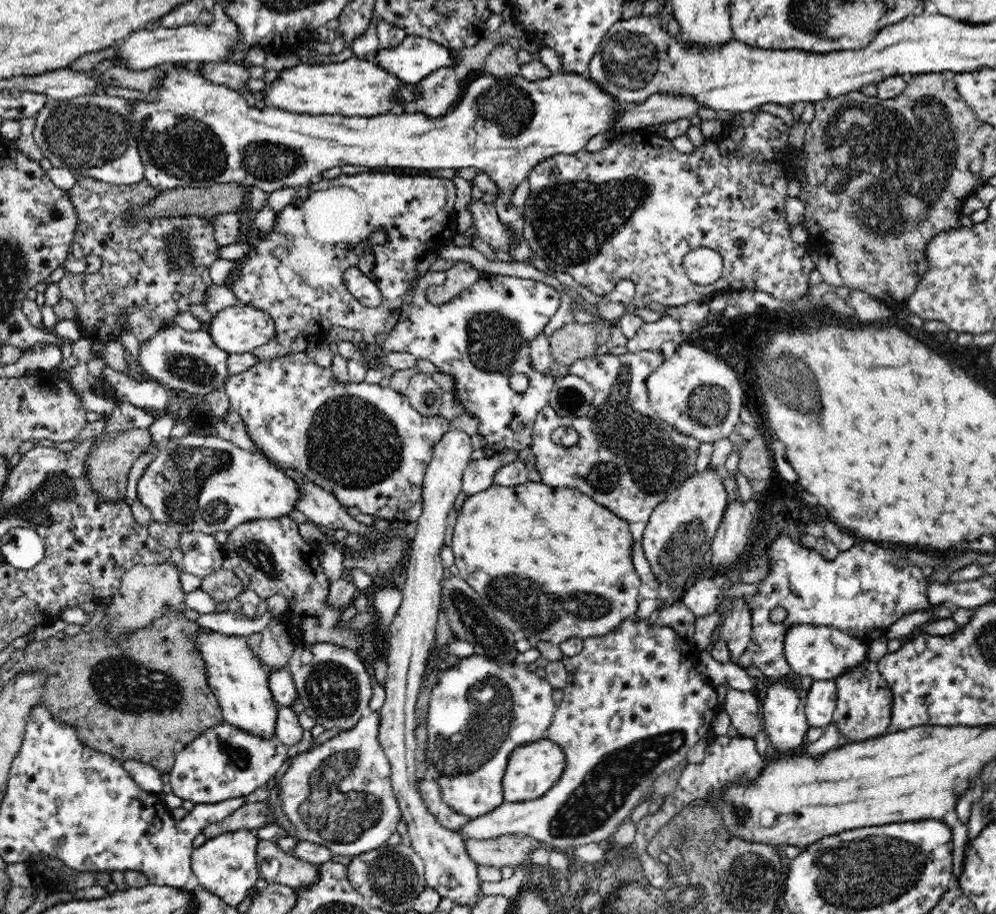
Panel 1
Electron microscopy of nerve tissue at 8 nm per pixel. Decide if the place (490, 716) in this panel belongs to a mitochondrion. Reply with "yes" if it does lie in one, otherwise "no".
yes

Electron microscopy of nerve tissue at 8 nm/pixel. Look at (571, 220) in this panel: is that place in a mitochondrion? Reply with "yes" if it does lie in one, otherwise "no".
yes

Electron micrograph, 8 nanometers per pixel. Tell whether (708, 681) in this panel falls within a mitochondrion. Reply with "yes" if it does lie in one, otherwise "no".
no

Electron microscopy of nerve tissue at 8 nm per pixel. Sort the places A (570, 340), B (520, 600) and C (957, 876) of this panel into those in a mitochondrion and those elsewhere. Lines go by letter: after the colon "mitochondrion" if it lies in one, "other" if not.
A: other
B: mitochondrion
C: other

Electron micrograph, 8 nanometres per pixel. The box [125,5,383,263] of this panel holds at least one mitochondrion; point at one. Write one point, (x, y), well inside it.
(183, 148)

